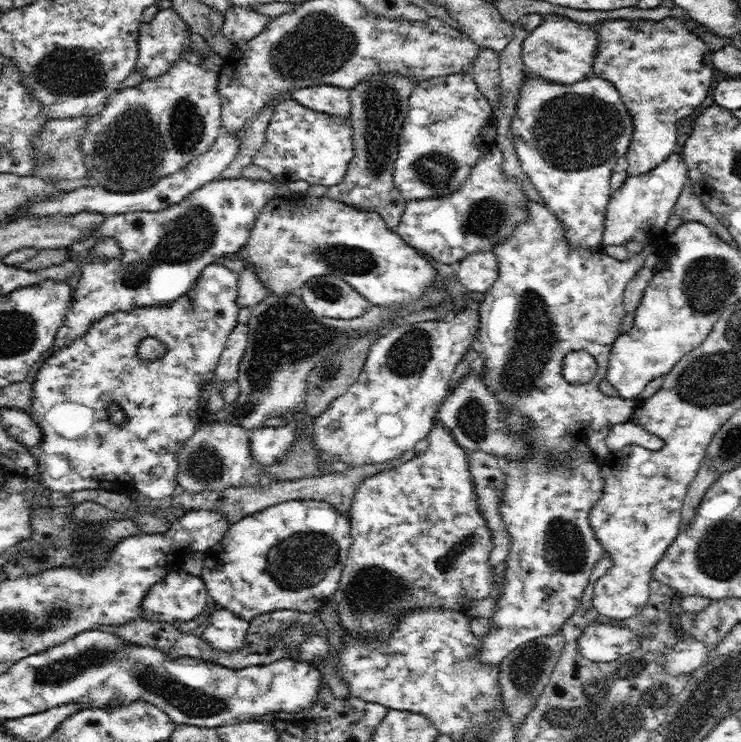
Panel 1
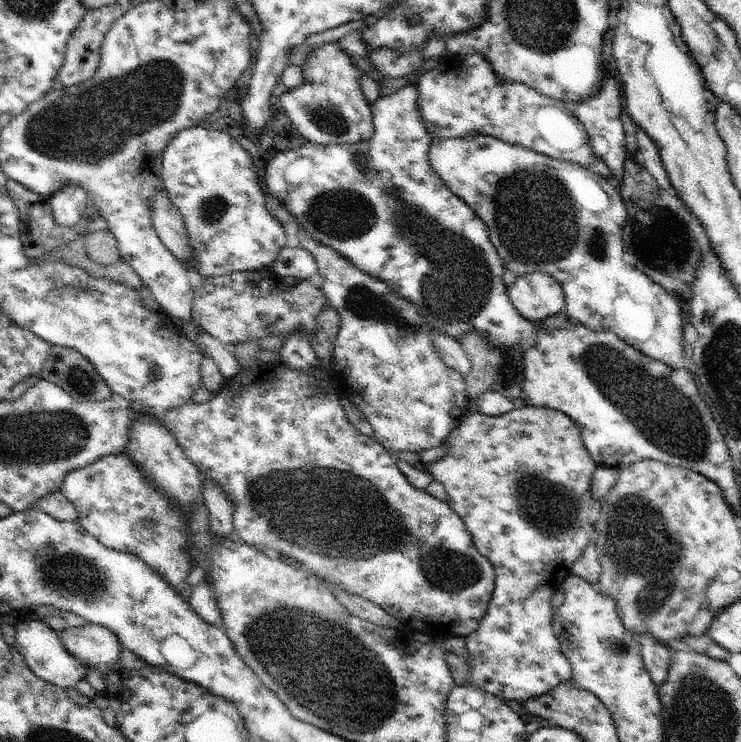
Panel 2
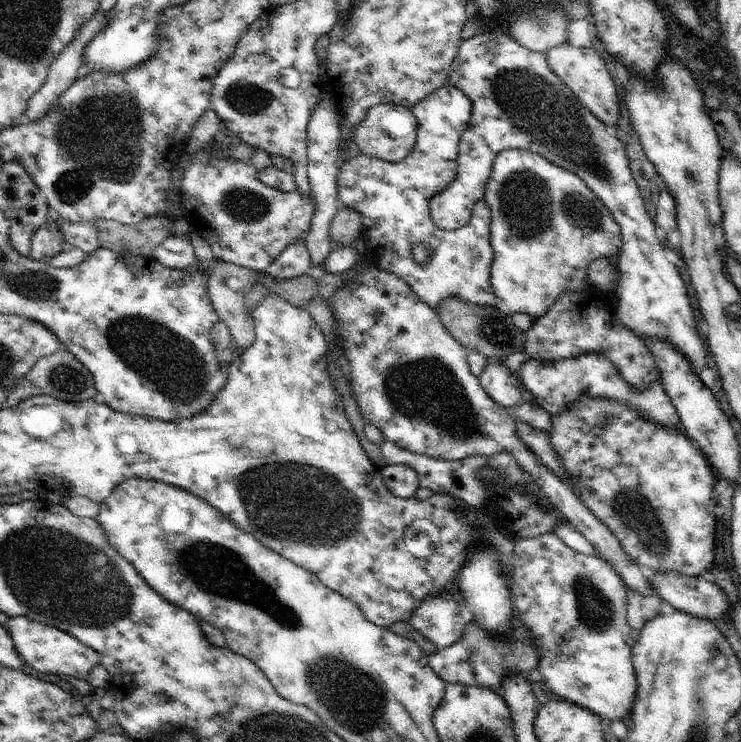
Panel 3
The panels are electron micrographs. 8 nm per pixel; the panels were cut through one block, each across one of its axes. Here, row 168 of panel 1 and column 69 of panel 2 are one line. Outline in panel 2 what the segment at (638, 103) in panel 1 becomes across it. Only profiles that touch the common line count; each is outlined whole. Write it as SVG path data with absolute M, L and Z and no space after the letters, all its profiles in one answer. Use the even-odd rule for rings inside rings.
M87 622L81 627L68 627L59 635L68 652L89 667L110 666L120 662L123 646L111 628Z

